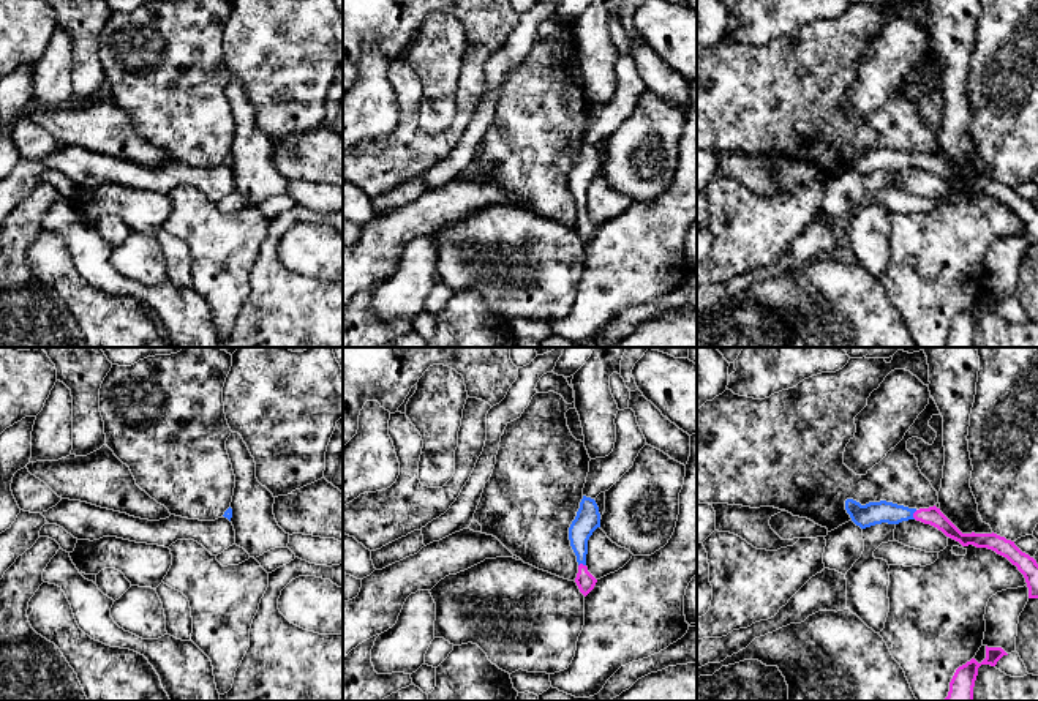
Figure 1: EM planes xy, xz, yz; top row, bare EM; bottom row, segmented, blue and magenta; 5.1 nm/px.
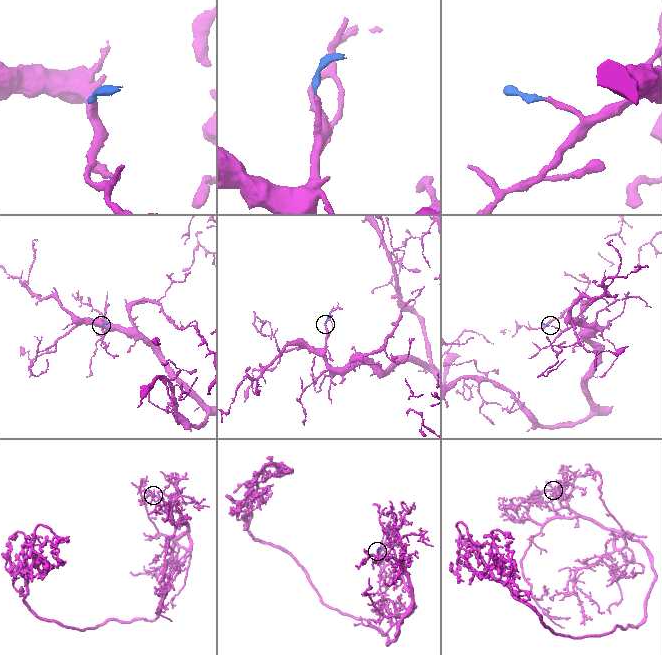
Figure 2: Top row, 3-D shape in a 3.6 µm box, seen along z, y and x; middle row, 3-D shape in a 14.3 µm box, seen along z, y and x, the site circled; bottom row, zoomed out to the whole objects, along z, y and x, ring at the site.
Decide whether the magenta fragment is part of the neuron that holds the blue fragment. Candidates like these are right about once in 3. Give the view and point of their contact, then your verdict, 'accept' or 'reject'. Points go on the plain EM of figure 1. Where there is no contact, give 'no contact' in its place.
yz (912, 161) | accept

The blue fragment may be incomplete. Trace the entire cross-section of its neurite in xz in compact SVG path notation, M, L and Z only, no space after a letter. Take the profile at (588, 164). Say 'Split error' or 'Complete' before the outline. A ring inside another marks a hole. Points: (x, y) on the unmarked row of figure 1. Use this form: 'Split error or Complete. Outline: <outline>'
Split error. Outline: M583 142L577 163L569 174L569 186L578 208L575 229L585 243L597 229L586 213L588 186L597 174L600 174L599 153L594 145Z

